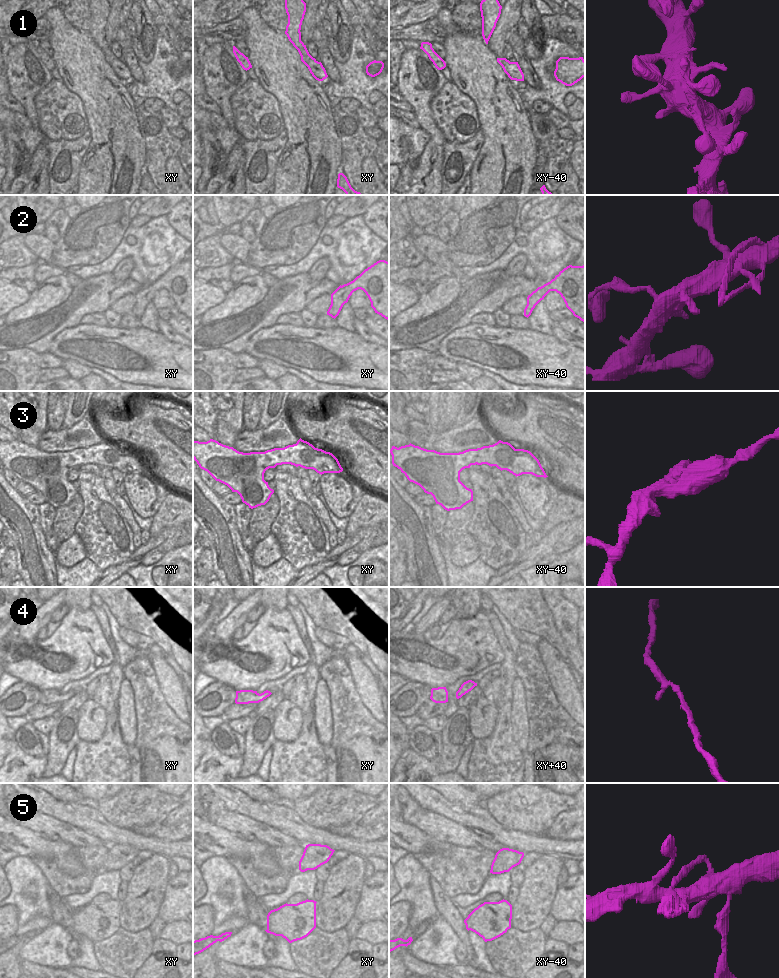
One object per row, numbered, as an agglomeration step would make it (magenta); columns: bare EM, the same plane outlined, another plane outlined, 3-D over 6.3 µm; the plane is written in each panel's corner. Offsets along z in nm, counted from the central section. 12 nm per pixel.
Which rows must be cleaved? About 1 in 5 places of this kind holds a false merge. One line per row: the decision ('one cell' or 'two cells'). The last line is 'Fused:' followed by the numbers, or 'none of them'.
1: one cell
2: one cell
3: one cell
4: one cell
5: one cell
Fused: none of them

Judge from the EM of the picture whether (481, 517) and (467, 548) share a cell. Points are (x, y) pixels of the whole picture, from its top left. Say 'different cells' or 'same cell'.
different cells

